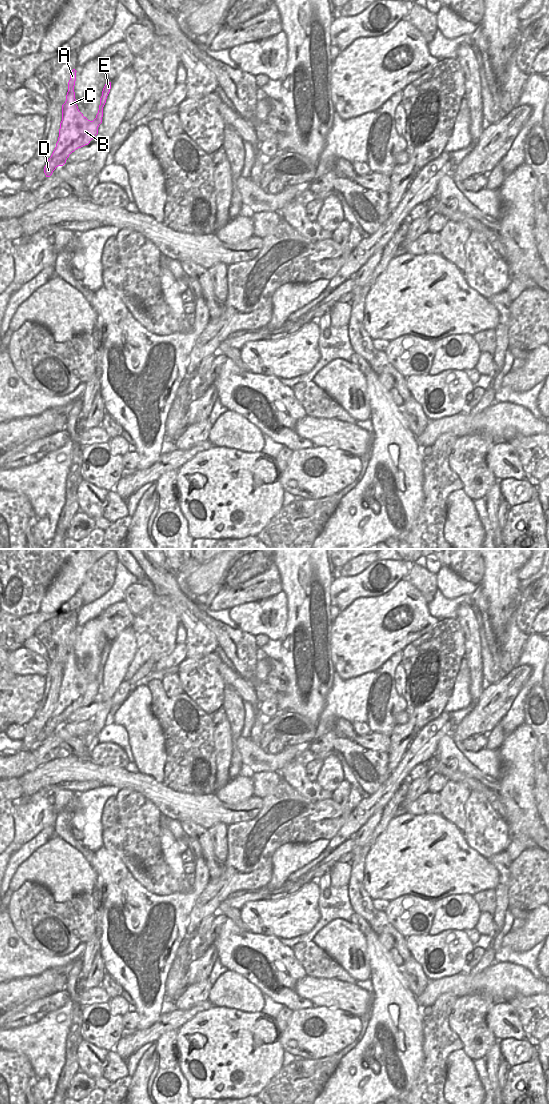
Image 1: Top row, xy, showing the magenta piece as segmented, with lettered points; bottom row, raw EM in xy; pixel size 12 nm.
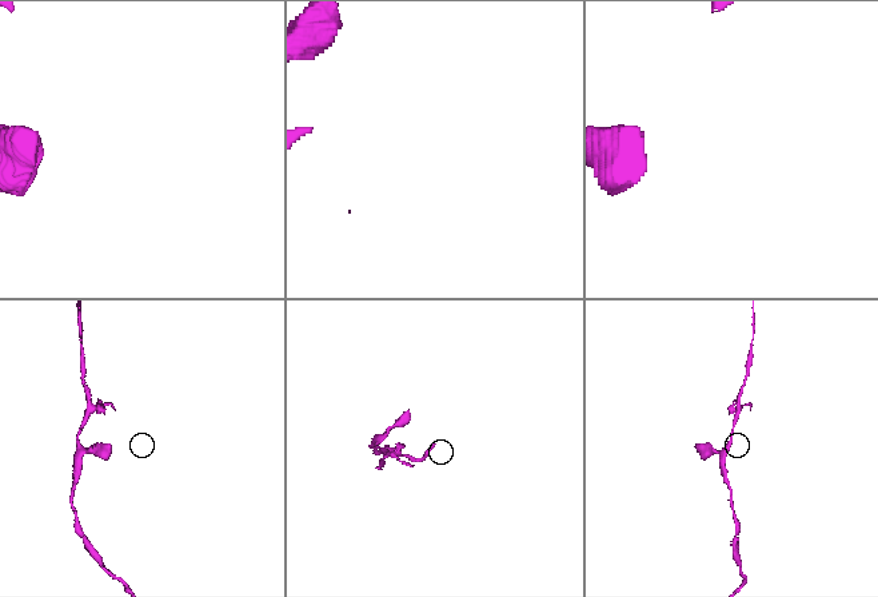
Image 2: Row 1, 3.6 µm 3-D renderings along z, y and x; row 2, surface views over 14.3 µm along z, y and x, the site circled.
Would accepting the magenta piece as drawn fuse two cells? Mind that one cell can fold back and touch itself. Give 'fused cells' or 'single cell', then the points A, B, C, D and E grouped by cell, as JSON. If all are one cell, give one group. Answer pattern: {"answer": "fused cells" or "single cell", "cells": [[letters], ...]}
{"answer": "single cell", "cells": [["A", "B", "C", "D", "E"]]}

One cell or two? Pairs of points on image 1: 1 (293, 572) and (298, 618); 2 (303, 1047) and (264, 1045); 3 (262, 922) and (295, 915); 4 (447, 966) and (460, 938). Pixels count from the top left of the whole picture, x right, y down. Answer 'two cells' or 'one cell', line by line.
1: one cell
2: two cells
3: one cell
4: one cell

